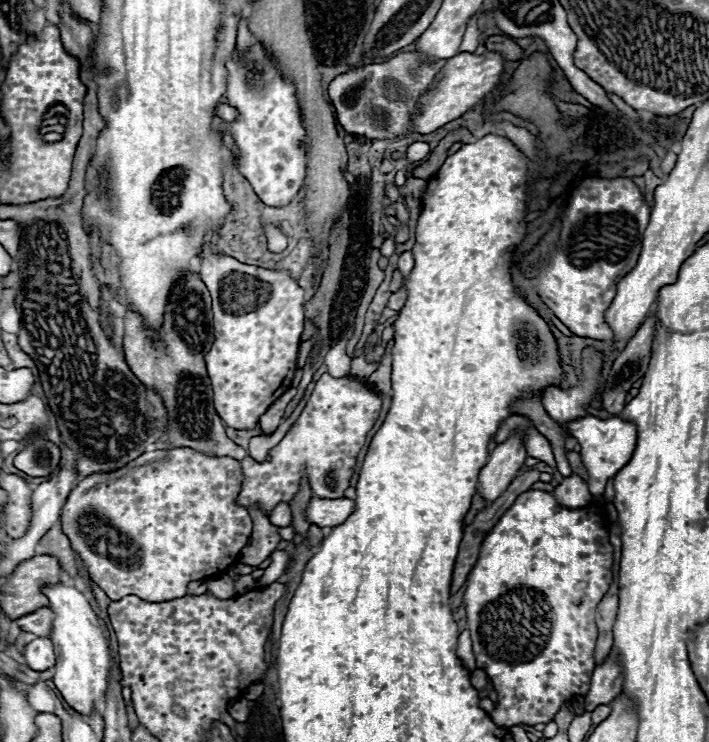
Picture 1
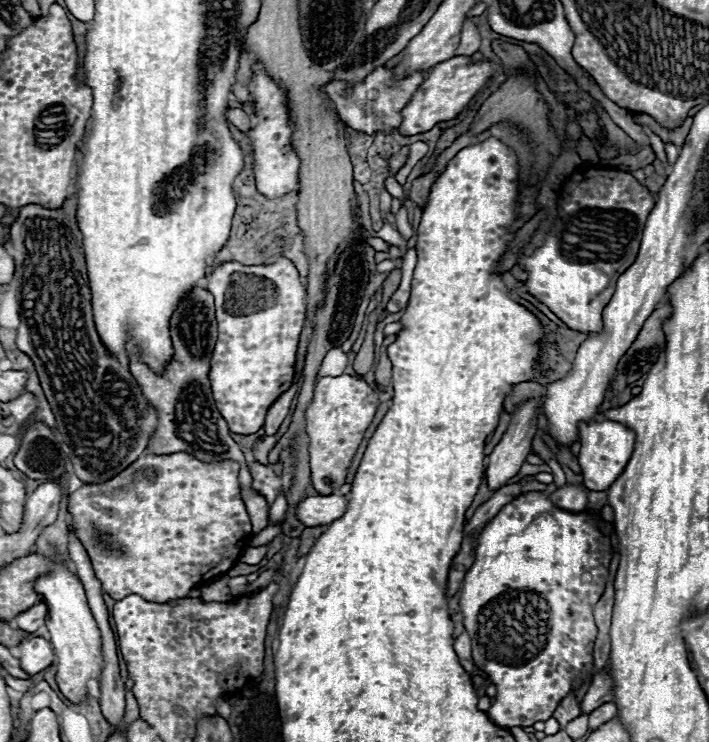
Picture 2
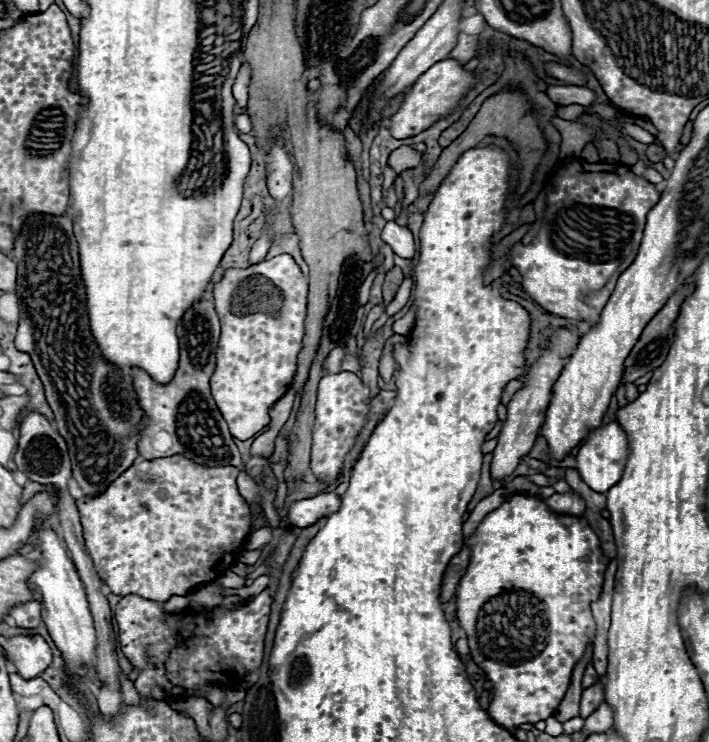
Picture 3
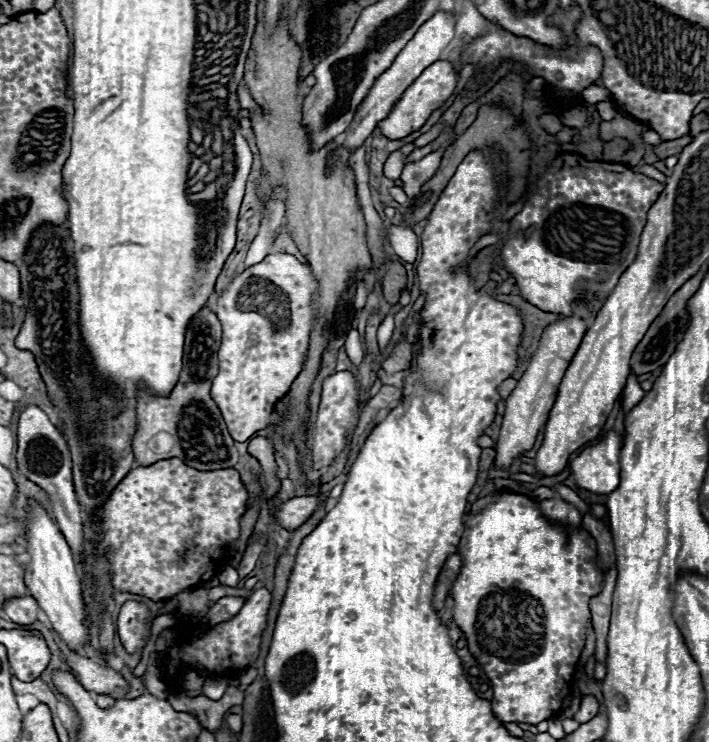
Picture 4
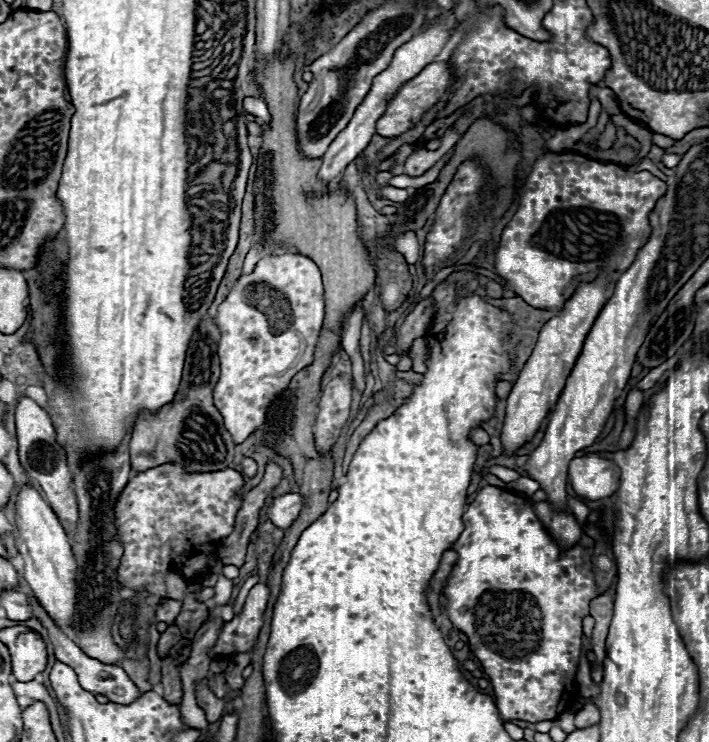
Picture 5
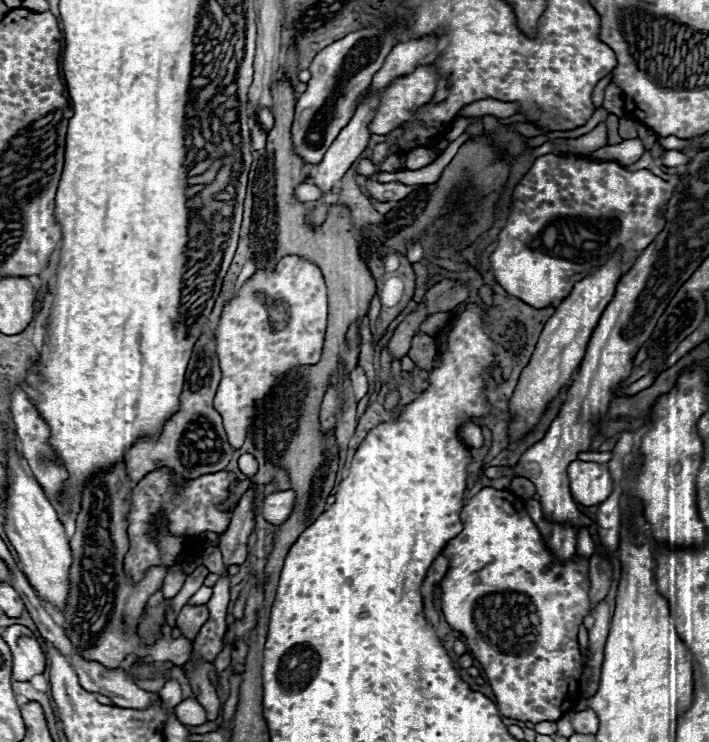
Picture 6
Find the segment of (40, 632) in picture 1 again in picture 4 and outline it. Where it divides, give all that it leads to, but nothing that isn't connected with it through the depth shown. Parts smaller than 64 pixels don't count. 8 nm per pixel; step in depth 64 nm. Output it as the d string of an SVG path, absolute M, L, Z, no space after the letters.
M16 596L4 602L4 612L16 624L32 624L36 620L38 604L32 596Z

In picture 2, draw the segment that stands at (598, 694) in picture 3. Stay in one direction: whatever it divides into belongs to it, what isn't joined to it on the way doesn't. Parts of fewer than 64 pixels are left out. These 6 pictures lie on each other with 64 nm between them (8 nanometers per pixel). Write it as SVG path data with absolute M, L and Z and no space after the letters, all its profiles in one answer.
M606 668L594 674L594 680L582 700L582 714L590 714L600 704L606 704L610 700L612 700L612 678L608 676L608 668Z

